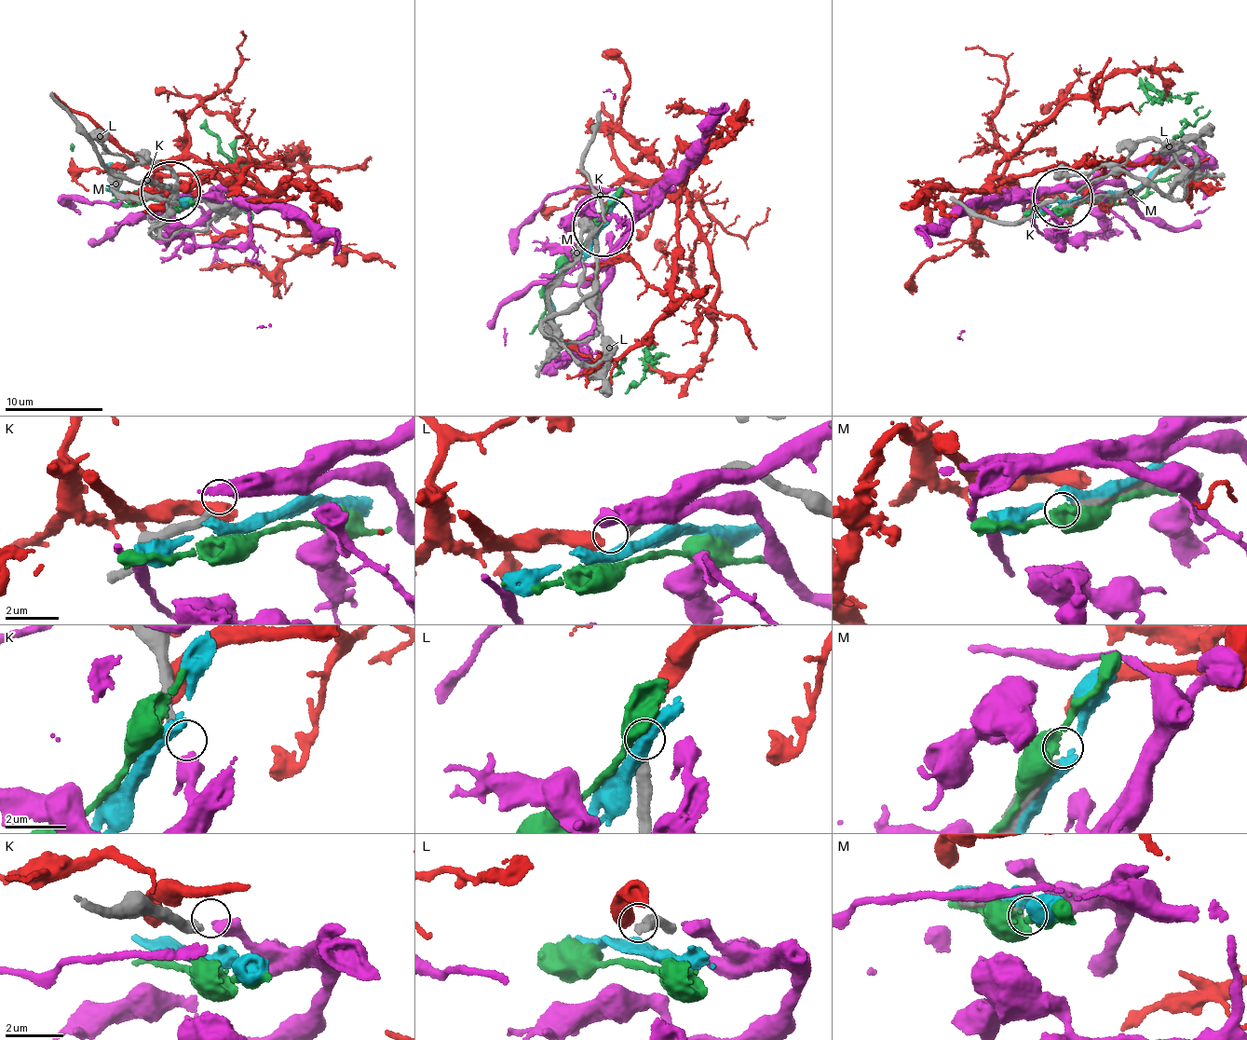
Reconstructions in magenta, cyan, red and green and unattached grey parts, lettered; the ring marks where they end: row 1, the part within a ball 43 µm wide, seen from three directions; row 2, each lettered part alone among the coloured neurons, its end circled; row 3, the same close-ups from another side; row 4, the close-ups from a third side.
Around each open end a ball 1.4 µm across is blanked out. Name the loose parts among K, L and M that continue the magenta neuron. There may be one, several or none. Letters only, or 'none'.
K

